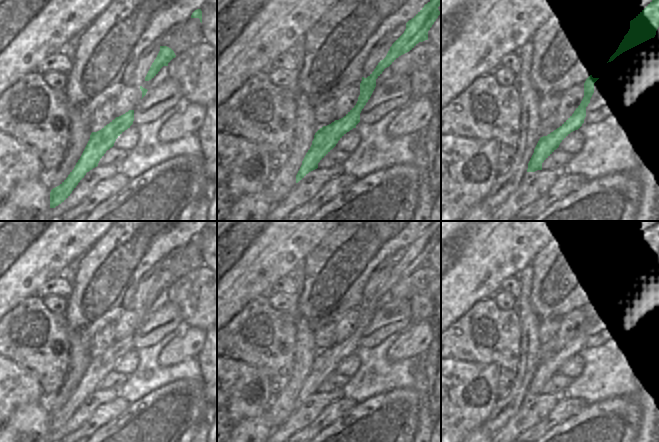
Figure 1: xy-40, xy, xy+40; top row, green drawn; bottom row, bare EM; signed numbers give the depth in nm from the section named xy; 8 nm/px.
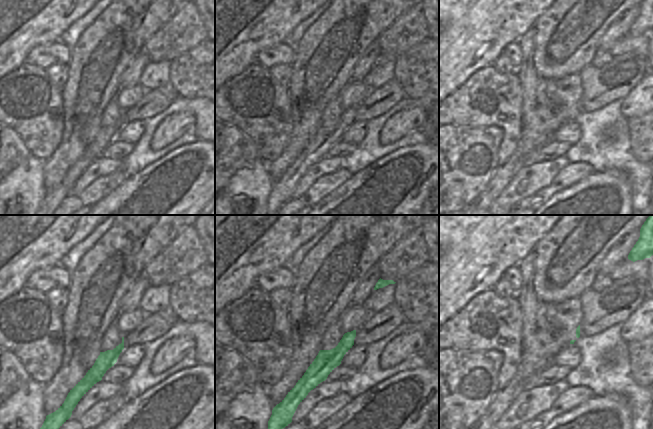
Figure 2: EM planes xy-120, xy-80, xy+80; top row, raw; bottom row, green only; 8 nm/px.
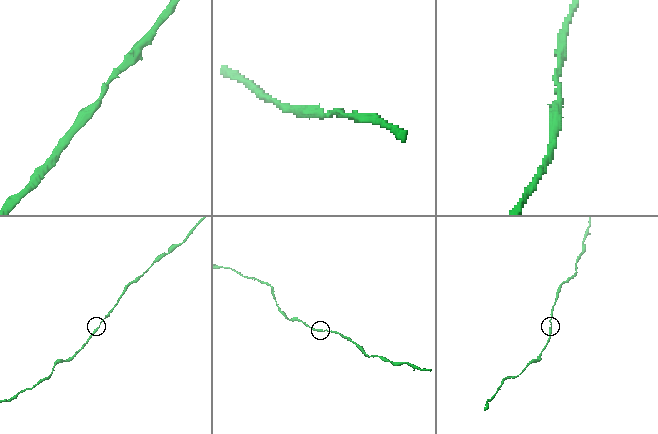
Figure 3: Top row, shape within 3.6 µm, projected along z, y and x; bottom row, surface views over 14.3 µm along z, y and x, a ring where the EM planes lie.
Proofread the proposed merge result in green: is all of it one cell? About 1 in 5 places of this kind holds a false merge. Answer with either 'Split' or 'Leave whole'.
Leave whole

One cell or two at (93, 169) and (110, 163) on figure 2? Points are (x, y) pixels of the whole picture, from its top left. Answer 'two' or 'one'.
one

